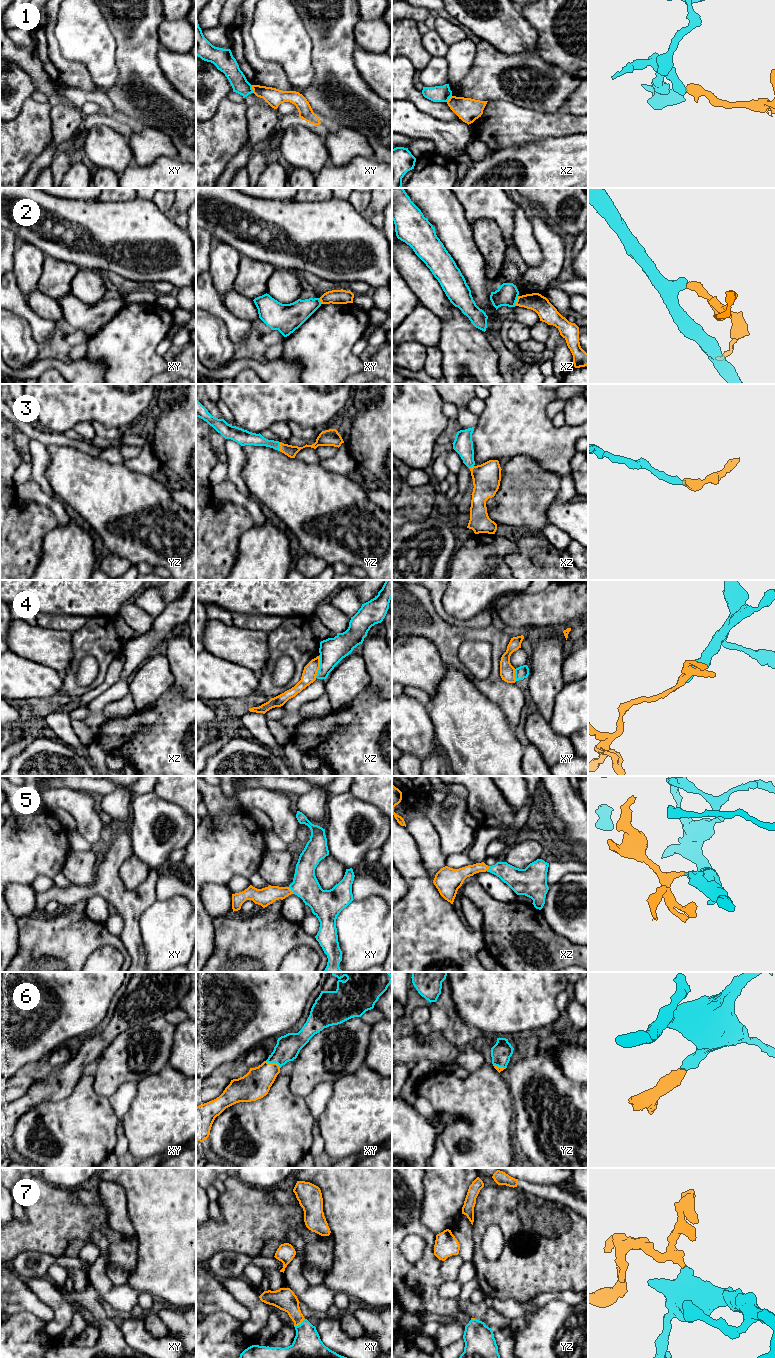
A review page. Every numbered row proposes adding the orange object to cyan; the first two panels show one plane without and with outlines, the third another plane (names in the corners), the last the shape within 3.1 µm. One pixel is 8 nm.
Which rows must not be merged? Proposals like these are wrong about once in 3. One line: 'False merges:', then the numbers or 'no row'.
False merges: 1, 2, 4

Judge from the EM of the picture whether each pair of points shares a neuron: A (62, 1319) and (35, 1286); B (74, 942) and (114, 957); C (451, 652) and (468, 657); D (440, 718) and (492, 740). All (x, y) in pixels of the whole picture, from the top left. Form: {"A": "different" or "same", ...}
{"A": "same", "B": "different", "C": "different", "D": "same"}

